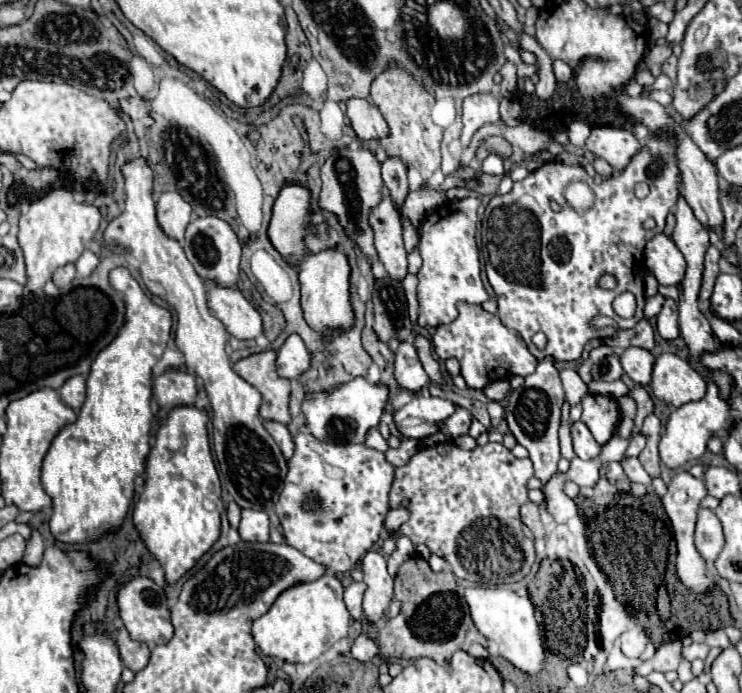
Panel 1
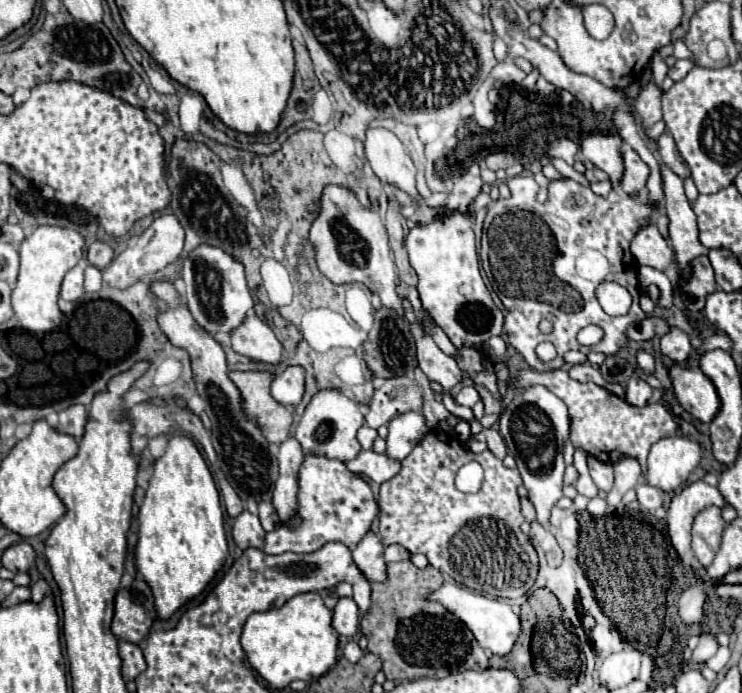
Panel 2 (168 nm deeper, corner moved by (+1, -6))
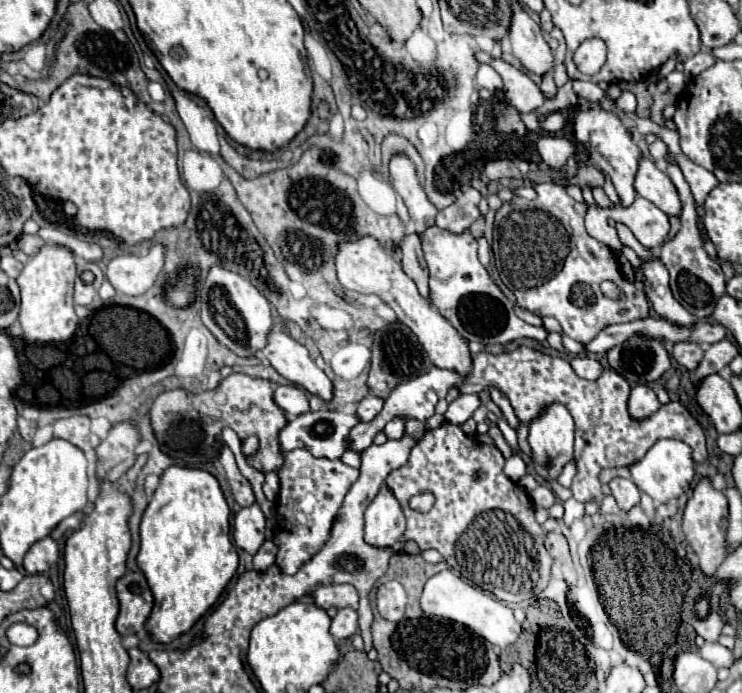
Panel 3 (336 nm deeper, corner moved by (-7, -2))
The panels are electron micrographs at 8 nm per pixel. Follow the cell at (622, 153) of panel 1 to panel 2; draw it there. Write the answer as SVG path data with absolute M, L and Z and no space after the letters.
M628 146L622 148L622 162L624 162L624 174L622 174L622 180L620 180L620 188L626 194L640 194L646 186L648 166Z

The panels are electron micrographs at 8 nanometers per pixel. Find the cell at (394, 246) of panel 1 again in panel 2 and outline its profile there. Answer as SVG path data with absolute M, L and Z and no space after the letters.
M398 280L398 296L402 300L402 308L404 308L404 314L406 314L406 320L410 324L410 330L412 330L412 336L416 338L416 348L418 348L418 366L420 370L432 380L432 382L438 382L442 388L452 390L456 384L462 382L462 370L458 368L456 360L448 354L444 354L436 344L434 340L424 334L420 328L418 328L418 322L410 310L410 302L408 302L408 296L404 292L404 282Z

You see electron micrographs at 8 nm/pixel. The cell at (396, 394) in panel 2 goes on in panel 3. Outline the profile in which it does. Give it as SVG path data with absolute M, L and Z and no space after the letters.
M368 394L368 396L358 404L358 410L356 410L358 420L360 420L360 422L370 422L370 420L382 410L382 404L384 404L382 398L376 398L374 394Z

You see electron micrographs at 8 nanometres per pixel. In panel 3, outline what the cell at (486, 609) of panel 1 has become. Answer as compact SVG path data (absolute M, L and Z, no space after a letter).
M448 568L434 574L426 582L424 592L420 596L420 608L426 612L430 619L436 618L434 621L448 620L468 626L478 636L486 638L490 644L494 644L498 648L506 648L506 646L514 644L518 634L520 634L520 622L516 622L512 610L504 602L486 596L482 590L470 586L468 582L464 582L460 576L456 576Z

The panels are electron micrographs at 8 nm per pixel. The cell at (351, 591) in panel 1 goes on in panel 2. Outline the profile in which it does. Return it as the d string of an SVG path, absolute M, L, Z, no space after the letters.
M340 598L334 608L334 630L340 636L354 636L360 630L360 610L352 598Z

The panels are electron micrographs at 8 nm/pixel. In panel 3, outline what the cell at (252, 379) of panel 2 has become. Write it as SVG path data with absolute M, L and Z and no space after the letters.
M230 374L224 378L218 388L206 390L202 394L194 394L184 388L162 392L152 408L150 422L152 432L158 440L158 446L164 454L168 454L176 466L182 468L200 468L206 462L212 462L220 456L224 446L222 430L232 428L240 440L248 436L258 438L258 450L246 458L248 466L258 472L278 472L284 462L284 454L278 446L278 430L286 426L286 414L274 406L274 390L268 380L250 378L246 374Z

